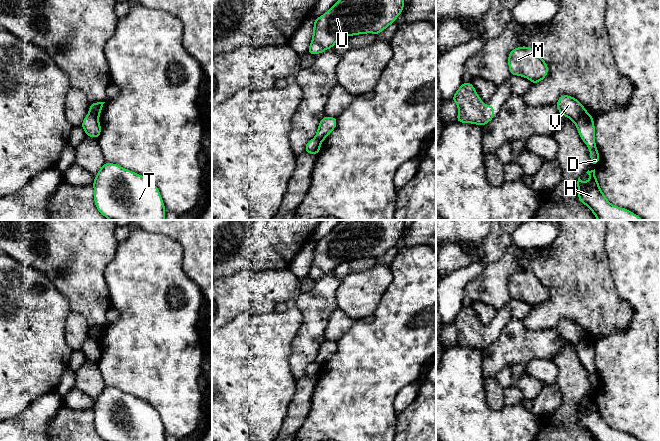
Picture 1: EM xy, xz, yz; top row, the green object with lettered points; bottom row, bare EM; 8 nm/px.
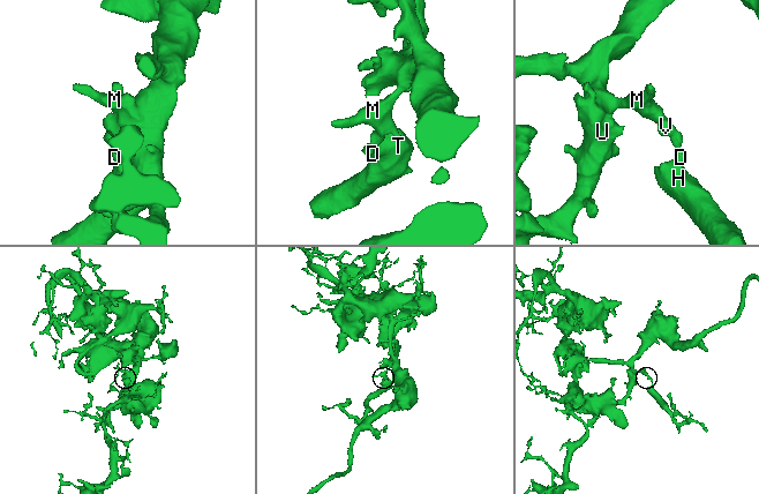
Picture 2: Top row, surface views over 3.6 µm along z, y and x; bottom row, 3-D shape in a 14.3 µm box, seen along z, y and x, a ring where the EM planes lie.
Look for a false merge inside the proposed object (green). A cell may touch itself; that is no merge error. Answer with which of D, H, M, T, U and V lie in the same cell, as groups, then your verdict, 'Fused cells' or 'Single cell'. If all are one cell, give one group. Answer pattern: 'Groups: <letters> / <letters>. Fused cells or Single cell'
Groups: D H T / M U V. Fused cells

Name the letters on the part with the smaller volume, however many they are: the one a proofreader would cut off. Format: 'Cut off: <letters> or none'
Cut off: D, H, T

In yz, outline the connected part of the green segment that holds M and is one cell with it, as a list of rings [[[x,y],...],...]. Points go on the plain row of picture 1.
[[[521,270],[510,275],[509,297],[525,301],[533,308],[542,305],[548,298],[547,287],[531,271]]]

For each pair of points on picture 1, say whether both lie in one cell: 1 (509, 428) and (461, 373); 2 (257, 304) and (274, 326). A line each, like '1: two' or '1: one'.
1: one
2: two

